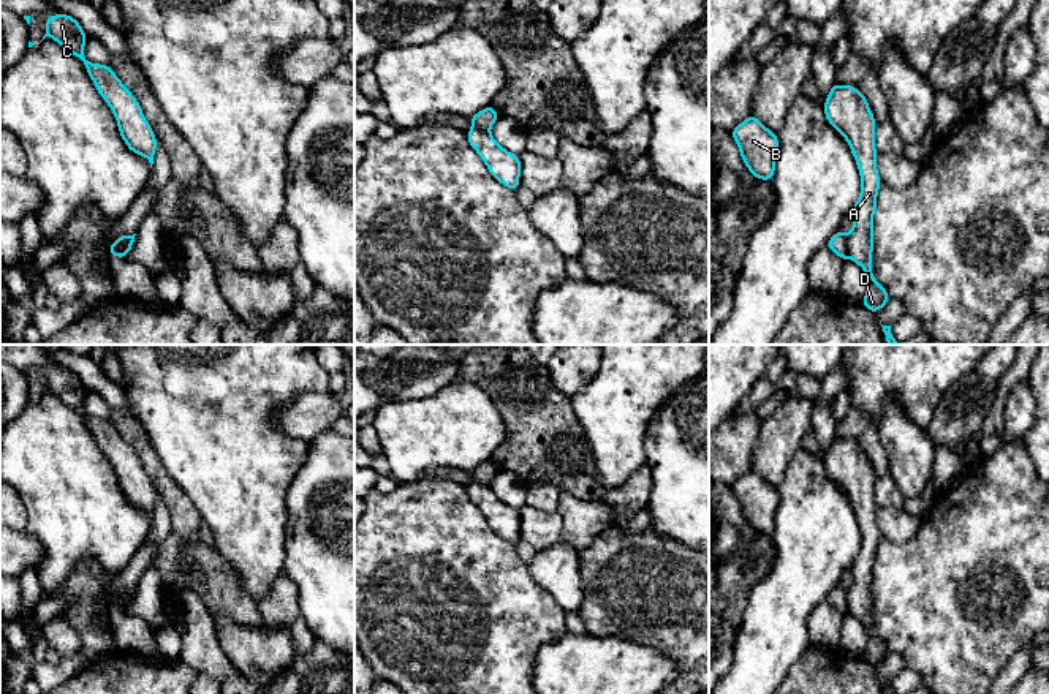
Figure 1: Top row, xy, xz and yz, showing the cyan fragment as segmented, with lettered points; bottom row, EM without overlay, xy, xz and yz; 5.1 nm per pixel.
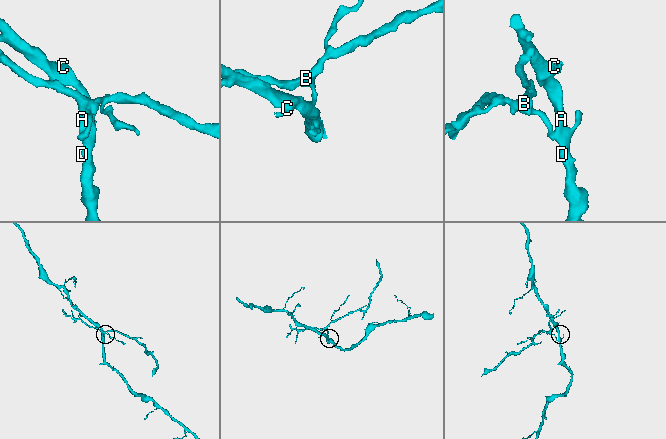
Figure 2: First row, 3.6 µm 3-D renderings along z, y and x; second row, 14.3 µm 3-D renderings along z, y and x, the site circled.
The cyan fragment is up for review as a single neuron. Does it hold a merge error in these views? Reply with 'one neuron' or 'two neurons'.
two neurons

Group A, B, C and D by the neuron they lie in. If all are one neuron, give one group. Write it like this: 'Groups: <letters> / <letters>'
Groups: A C D / B

